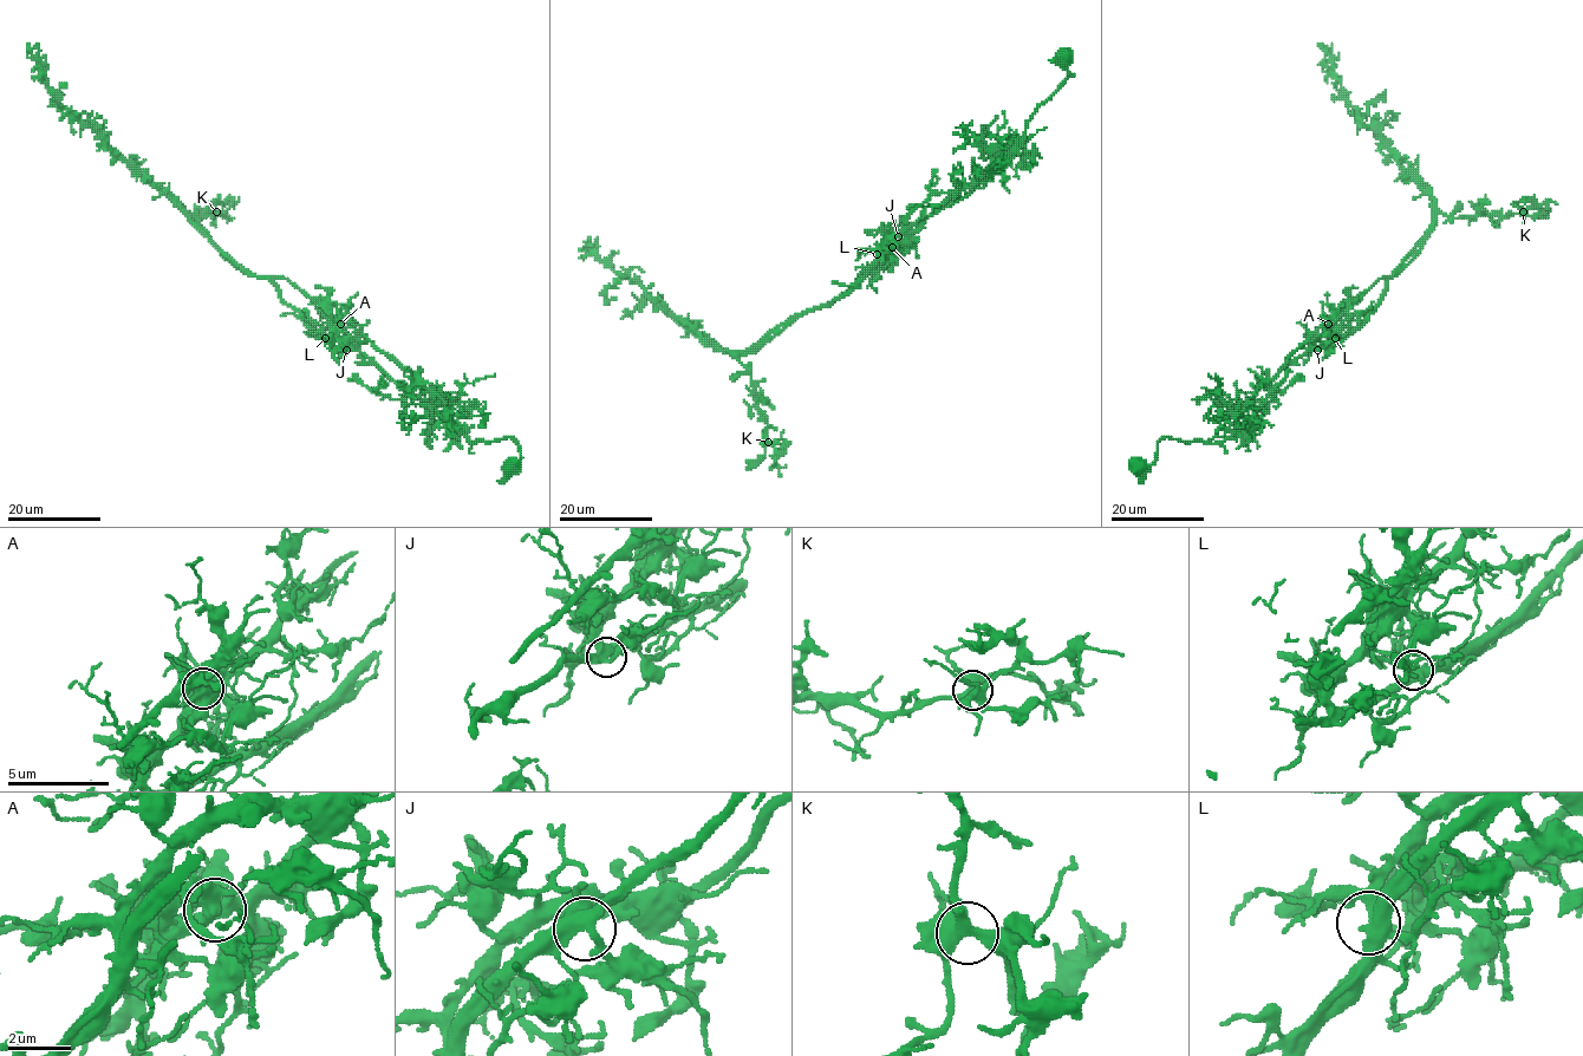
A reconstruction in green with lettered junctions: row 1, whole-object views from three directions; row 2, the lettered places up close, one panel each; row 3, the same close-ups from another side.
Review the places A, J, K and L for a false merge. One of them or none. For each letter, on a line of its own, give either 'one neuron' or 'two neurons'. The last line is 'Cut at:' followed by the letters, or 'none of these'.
A: two neurons
J: one neuron
K: one neuron
L: one neuron
Cut at: A

